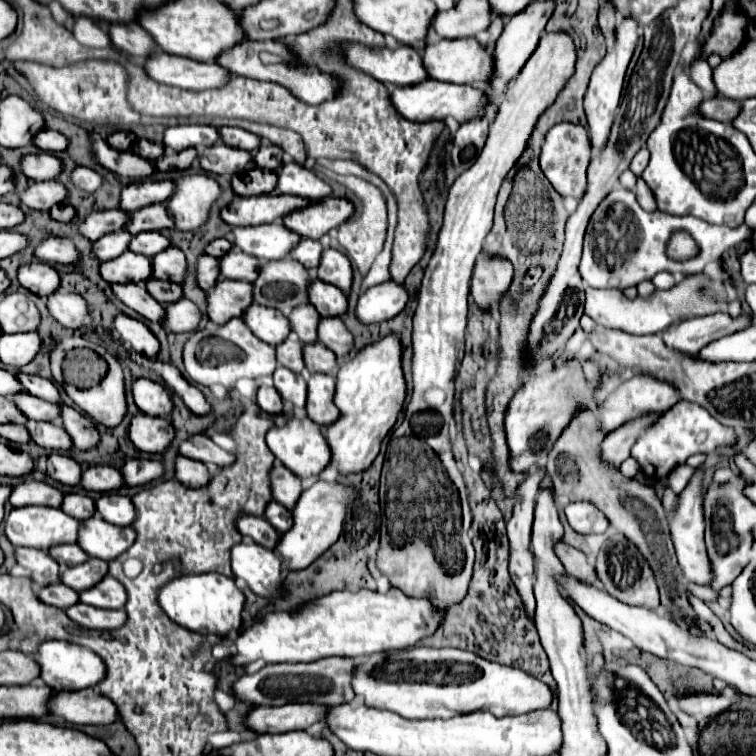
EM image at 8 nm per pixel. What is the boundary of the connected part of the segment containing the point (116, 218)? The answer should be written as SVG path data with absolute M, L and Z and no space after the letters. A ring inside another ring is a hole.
M94 210L90 212L84 220L78 222L78 230L84 238L90 242L96 242L104 234L112 230L122 230L124 228L124 218L128 218L126 212L122 210Z

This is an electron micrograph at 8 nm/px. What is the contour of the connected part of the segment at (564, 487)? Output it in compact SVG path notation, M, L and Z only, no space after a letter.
M578 410L572 416L570 424L564 428L564 432L558 436L552 450L548 452L548 460L552 460L550 466L554 466L554 492L558 496L566 496L570 502L592 502L608 518L610 526L616 532L624 534L638 548L638 552L652 568L658 580L662 608L666 608L666 612L678 626L700 634L700 630L696 628L696 614L688 602L684 578L668 534L666 512L650 486L640 484L636 480L628 480L620 474L620 470L612 470L610 466L604 466L604 462L600 462L598 446L606 434L600 434L594 420L596 416L592 410Z

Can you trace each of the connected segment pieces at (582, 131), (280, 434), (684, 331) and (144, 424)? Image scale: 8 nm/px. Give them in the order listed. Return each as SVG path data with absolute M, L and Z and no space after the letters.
M560 122L556 126L552 126L546 134L544 140L572 140L568 142L568 150L548 150L546 146L542 146L540 152L540 168L544 172L544 176L550 180L550 184L556 188L558 194L562 196L572 196L572 198L582 198L584 196L584 186L586 186L586 168L590 164L590 142L588 142L588 132L584 126L578 124L568 124L568 122Z
M308 416L306 418L290 418L284 426L274 426L266 434L266 444L272 450L272 454L296 476L308 478L308 476L318 476L330 462L328 454L328 444L324 442L324 436L320 434L320 426L312 422Z
M720 312L714 316L700 316L672 324L662 332L662 340L668 348L692 356L708 342L722 338L724 334L732 334L732 330L740 330L744 326L748 326L744 314L740 318L730 318L728 314Z
M134 414L128 426L128 438L140 452L162 452L174 438L174 428L168 420L148 416L148 414Z

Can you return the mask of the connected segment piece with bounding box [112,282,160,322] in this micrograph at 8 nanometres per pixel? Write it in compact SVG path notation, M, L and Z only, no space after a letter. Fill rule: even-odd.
M112 284L112 292L116 294L116 298L120 302L124 302L128 308L136 310L140 316L152 320L152 322L160 322L160 302L156 302L146 290L144 284Z

